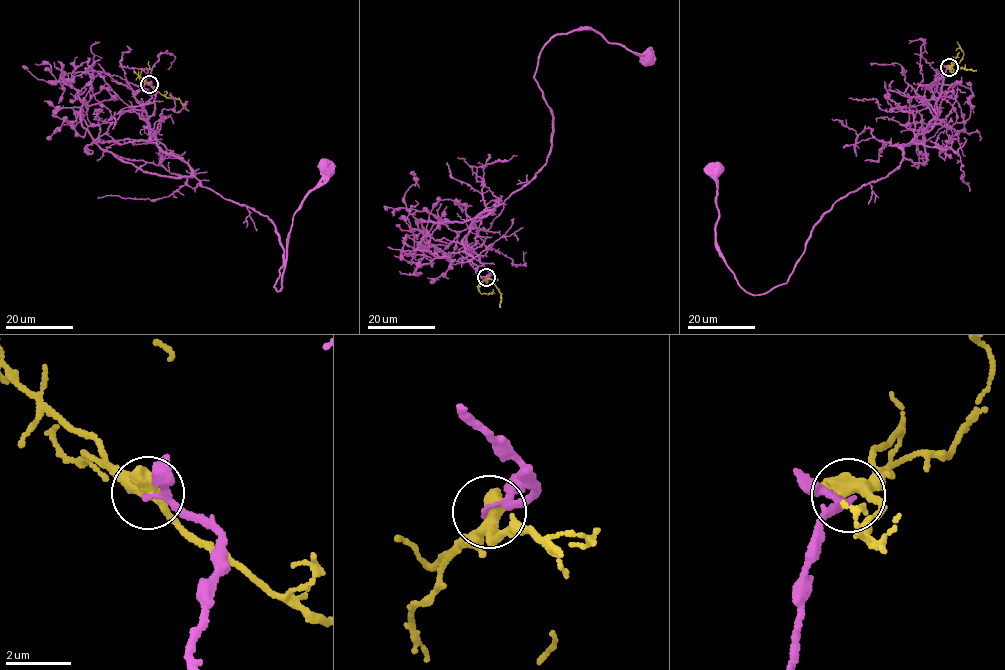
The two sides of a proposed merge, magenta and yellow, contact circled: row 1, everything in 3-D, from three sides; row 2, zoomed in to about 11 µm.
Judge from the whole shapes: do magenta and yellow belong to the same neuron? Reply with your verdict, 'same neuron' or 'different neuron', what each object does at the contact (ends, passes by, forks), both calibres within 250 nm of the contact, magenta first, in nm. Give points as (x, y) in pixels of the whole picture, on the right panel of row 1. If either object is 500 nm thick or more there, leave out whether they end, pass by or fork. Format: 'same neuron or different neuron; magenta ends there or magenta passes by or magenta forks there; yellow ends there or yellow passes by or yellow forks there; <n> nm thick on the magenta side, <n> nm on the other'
different neuron; magenta passes by; yellow passes by; 130 nm thick on the magenta side, 480 nm on the other

